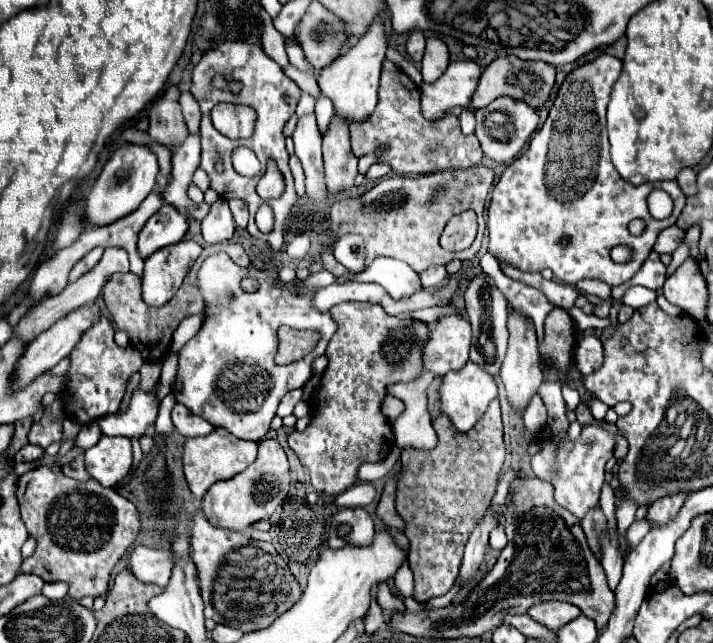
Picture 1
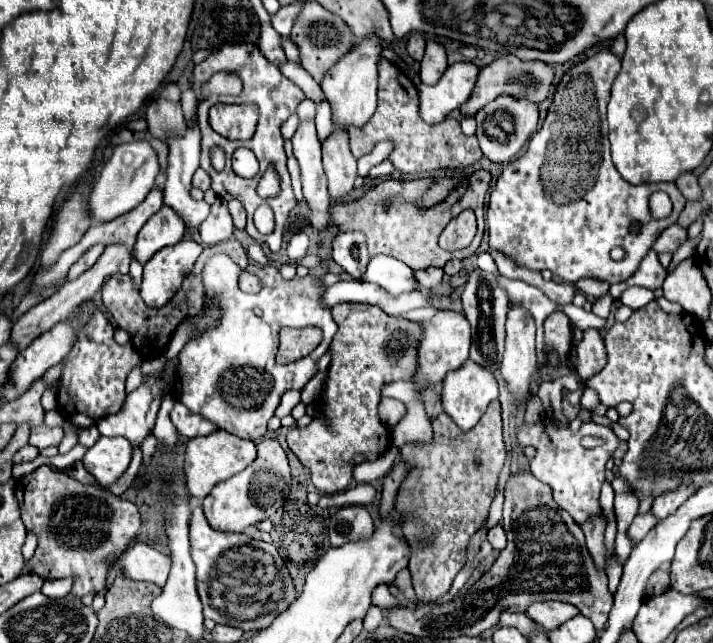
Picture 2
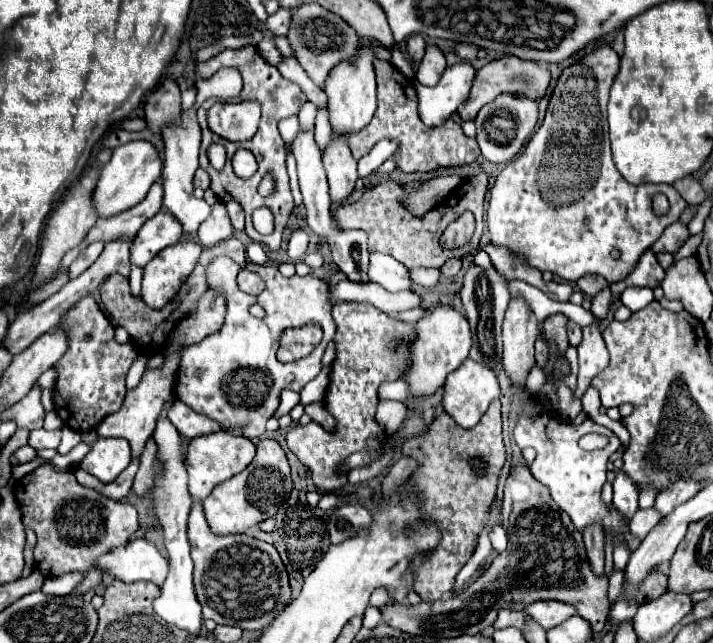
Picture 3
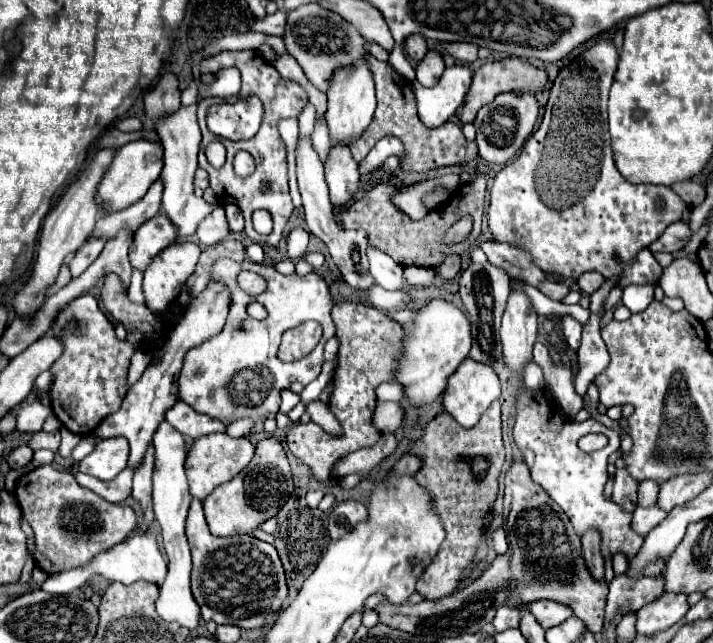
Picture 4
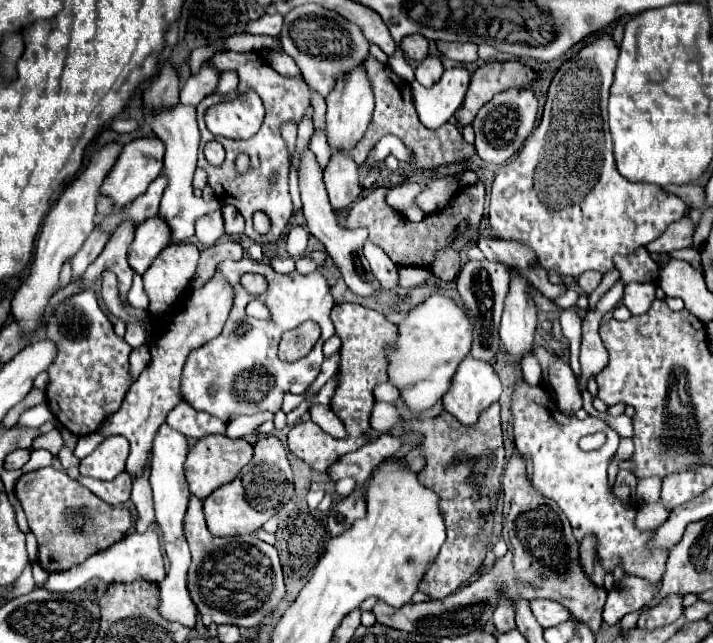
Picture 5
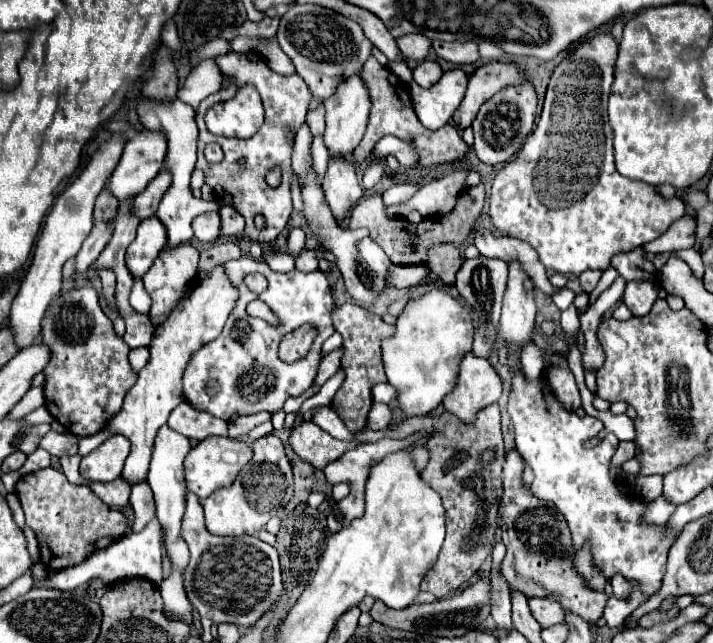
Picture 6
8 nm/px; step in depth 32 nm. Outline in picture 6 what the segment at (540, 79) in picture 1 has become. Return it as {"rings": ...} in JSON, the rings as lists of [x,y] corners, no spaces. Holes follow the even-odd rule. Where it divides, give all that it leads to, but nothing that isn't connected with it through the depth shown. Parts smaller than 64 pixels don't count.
{"rings":[[[490,62],[480,66],[474,74],[468,76],[468,86],[462,104],[454,112],[452,120],[462,130],[472,124],[472,120],[478,114],[478,108],[488,100],[492,94],[496,94],[500,88],[506,88],[508,84],[520,82],[522,76],[518,74],[518,68],[514,64],[504,62]]]}

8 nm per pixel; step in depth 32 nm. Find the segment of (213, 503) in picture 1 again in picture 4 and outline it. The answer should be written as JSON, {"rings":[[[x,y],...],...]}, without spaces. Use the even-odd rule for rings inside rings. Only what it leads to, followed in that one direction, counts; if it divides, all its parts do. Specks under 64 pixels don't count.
{"rings":[[[264,438],[256,444],[256,454],[250,460],[248,468],[244,468],[236,478],[228,484],[216,488],[204,500],[204,514],[212,534],[216,536],[236,536],[250,534],[262,522],[272,518],[280,506],[292,496],[292,472],[282,444],[276,438]]]}

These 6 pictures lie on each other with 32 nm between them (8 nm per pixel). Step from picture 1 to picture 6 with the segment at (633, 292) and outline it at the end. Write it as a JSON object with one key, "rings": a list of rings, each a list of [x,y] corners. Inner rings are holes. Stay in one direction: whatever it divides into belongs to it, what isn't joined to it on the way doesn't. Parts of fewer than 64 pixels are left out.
{"rings":[[[632,280],[626,284],[622,300],[632,310],[634,316],[644,316],[650,312],[652,304],[656,302],[658,290],[660,282],[654,282],[654,288],[646,288],[646,280]]]}

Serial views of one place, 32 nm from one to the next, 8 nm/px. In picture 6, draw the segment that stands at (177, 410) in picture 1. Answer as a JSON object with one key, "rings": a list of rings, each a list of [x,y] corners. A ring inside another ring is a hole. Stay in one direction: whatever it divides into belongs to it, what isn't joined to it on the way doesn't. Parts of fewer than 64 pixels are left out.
{"rings":[[[182,402],[178,404],[170,418],[168,418],[168,426],[172,430],[176,430],[178,434],[190,438],[190,440],[204,440],[208,436],[228,436],[228,424],[212,414],[200,412],[196,408],[192,408],[190,404]]]}

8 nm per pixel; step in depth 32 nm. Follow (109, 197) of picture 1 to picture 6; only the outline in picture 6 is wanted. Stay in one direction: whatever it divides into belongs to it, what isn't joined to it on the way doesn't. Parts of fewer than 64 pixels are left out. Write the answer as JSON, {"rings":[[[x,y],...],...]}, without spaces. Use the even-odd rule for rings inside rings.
{"rings":[[[142,130],[132,136],[122,152],[122,158],[112,172],[106,188],[120,200],[140,194],[152,178],[164,168],[166,140],[160,132]]]}

